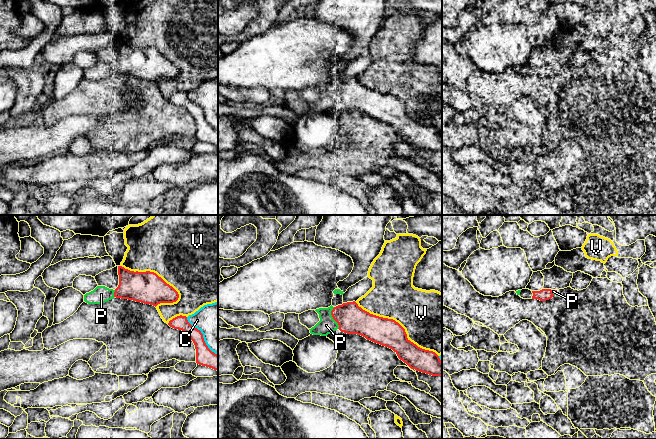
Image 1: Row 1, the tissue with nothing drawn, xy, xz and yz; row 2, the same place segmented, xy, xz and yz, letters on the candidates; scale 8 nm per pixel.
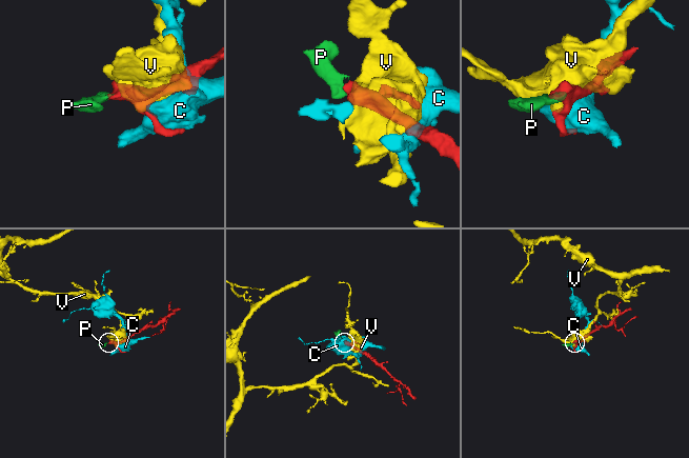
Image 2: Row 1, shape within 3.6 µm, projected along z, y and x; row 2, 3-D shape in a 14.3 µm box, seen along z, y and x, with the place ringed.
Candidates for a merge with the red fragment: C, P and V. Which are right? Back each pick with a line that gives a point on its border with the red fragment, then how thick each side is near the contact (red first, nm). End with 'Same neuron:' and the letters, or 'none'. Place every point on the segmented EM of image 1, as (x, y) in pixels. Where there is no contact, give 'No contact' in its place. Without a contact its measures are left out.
P: Touches red at xz (333, 318). Thickness 240 nm (red) against 140 nm
Same neuron: P

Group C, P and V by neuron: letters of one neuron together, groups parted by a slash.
C / P / V

